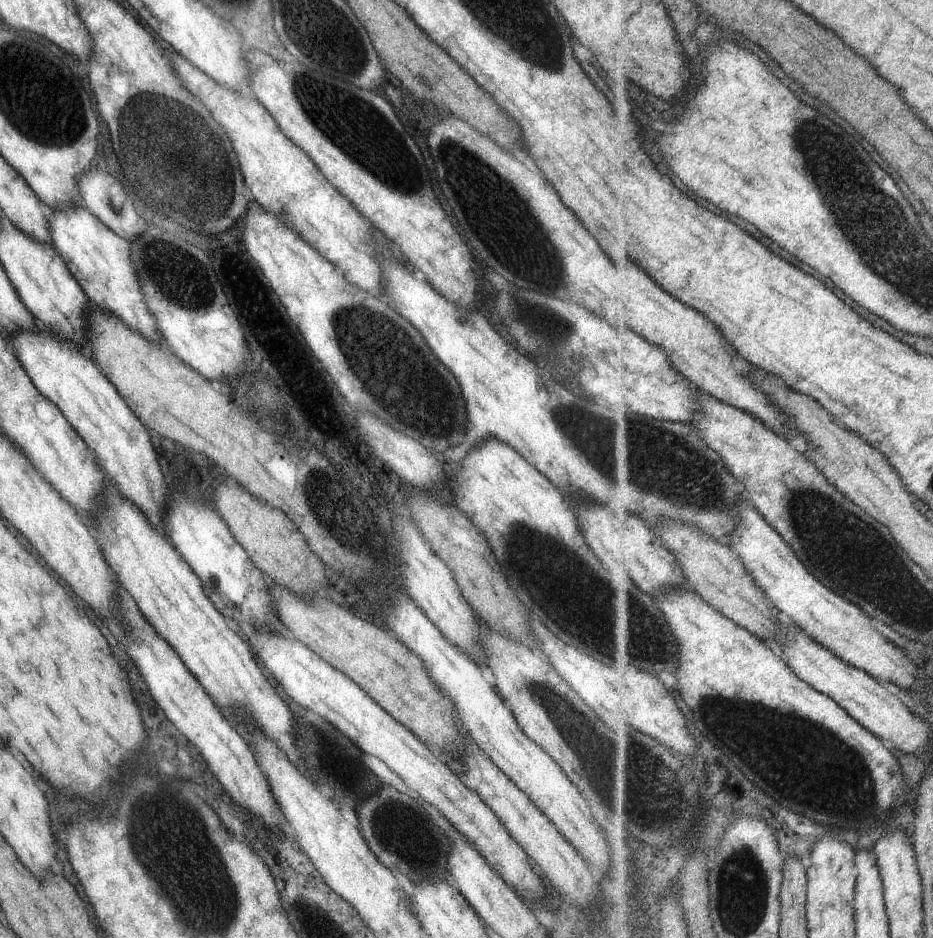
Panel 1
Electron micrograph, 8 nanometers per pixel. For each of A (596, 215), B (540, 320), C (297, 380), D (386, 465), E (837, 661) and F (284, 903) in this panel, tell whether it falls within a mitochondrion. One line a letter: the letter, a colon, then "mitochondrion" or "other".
A: other
B: mitochondrion
C: other
D: other
E: other
F: other

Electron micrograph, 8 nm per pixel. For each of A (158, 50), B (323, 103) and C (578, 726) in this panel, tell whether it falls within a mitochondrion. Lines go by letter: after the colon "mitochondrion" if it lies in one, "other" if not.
A: other
B: mitochondrion
C: mitochondrion

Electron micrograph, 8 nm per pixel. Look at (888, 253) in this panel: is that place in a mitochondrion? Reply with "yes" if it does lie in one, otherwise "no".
yes

